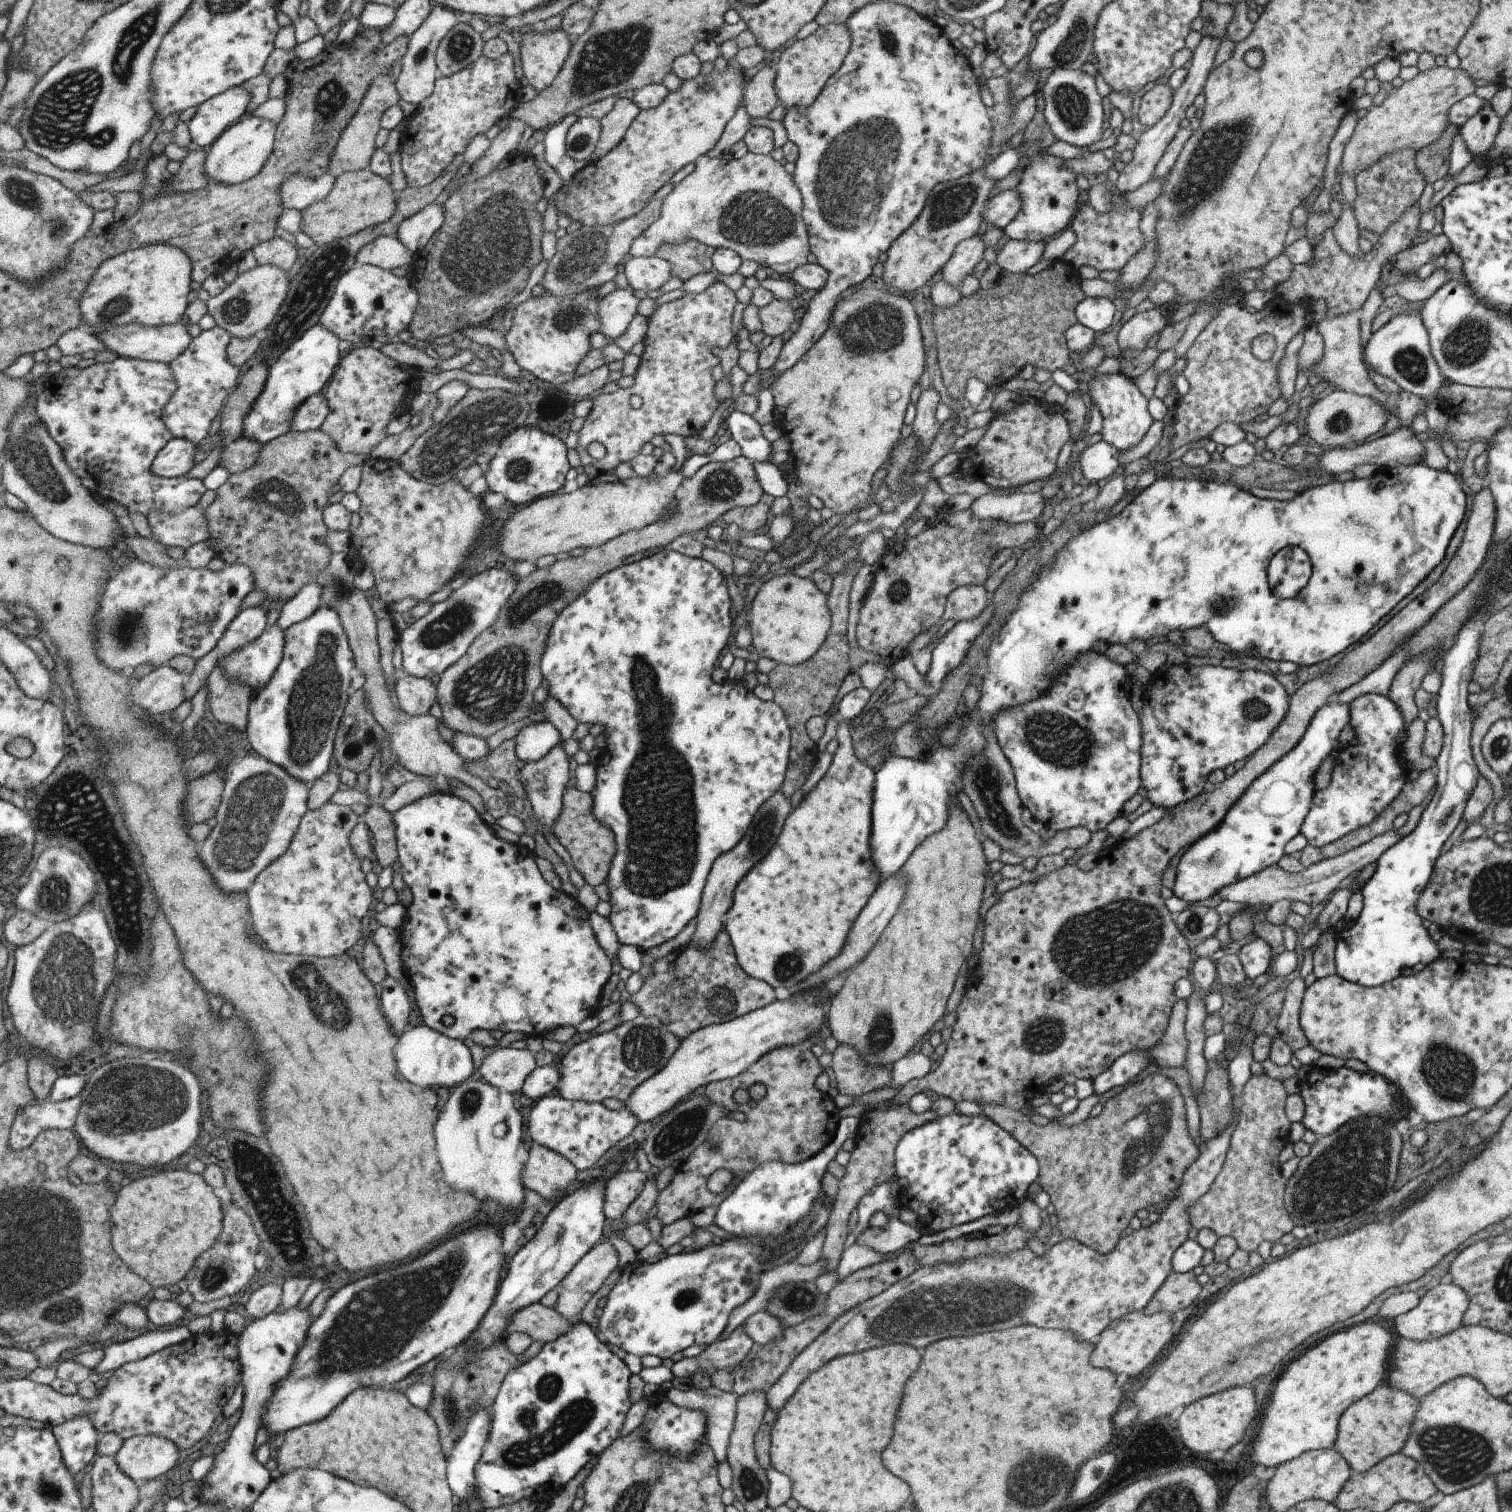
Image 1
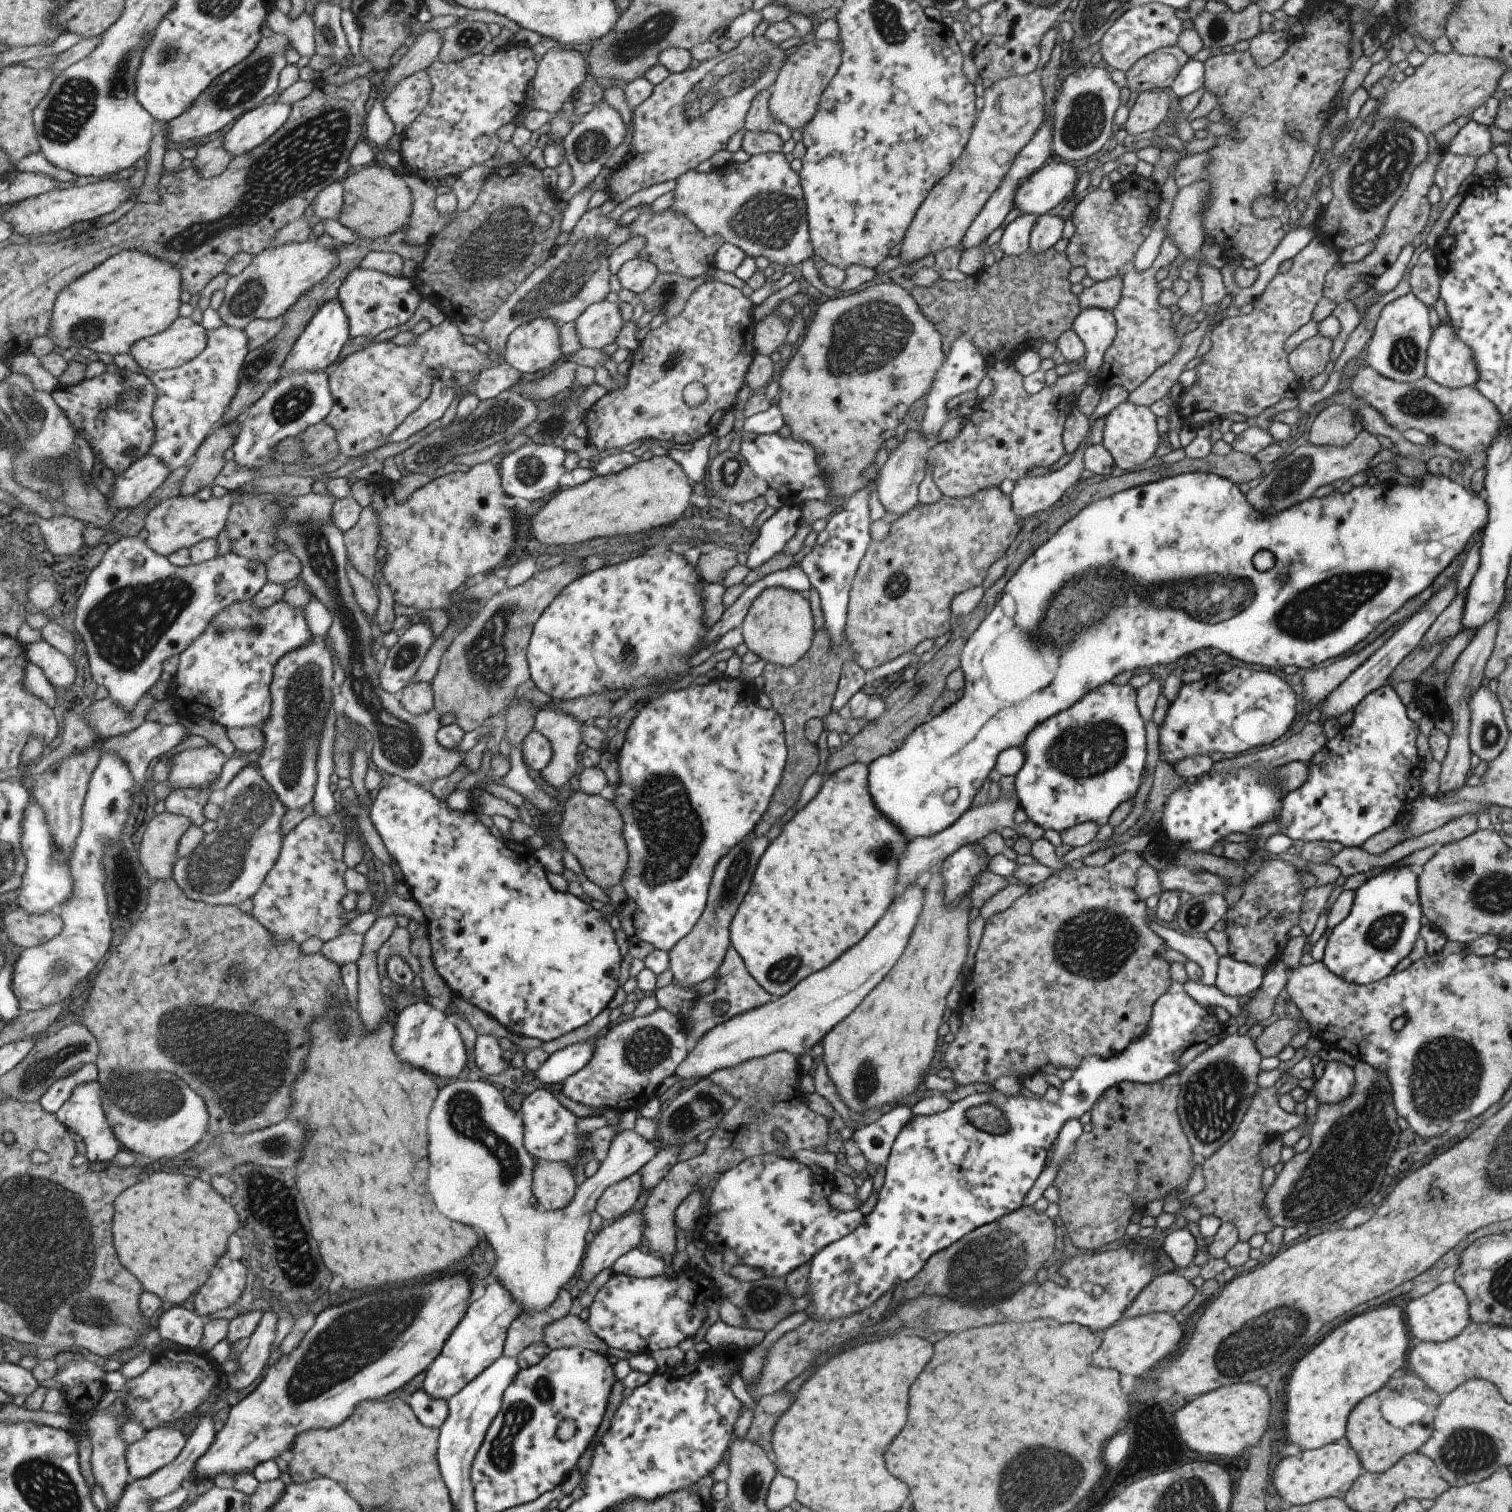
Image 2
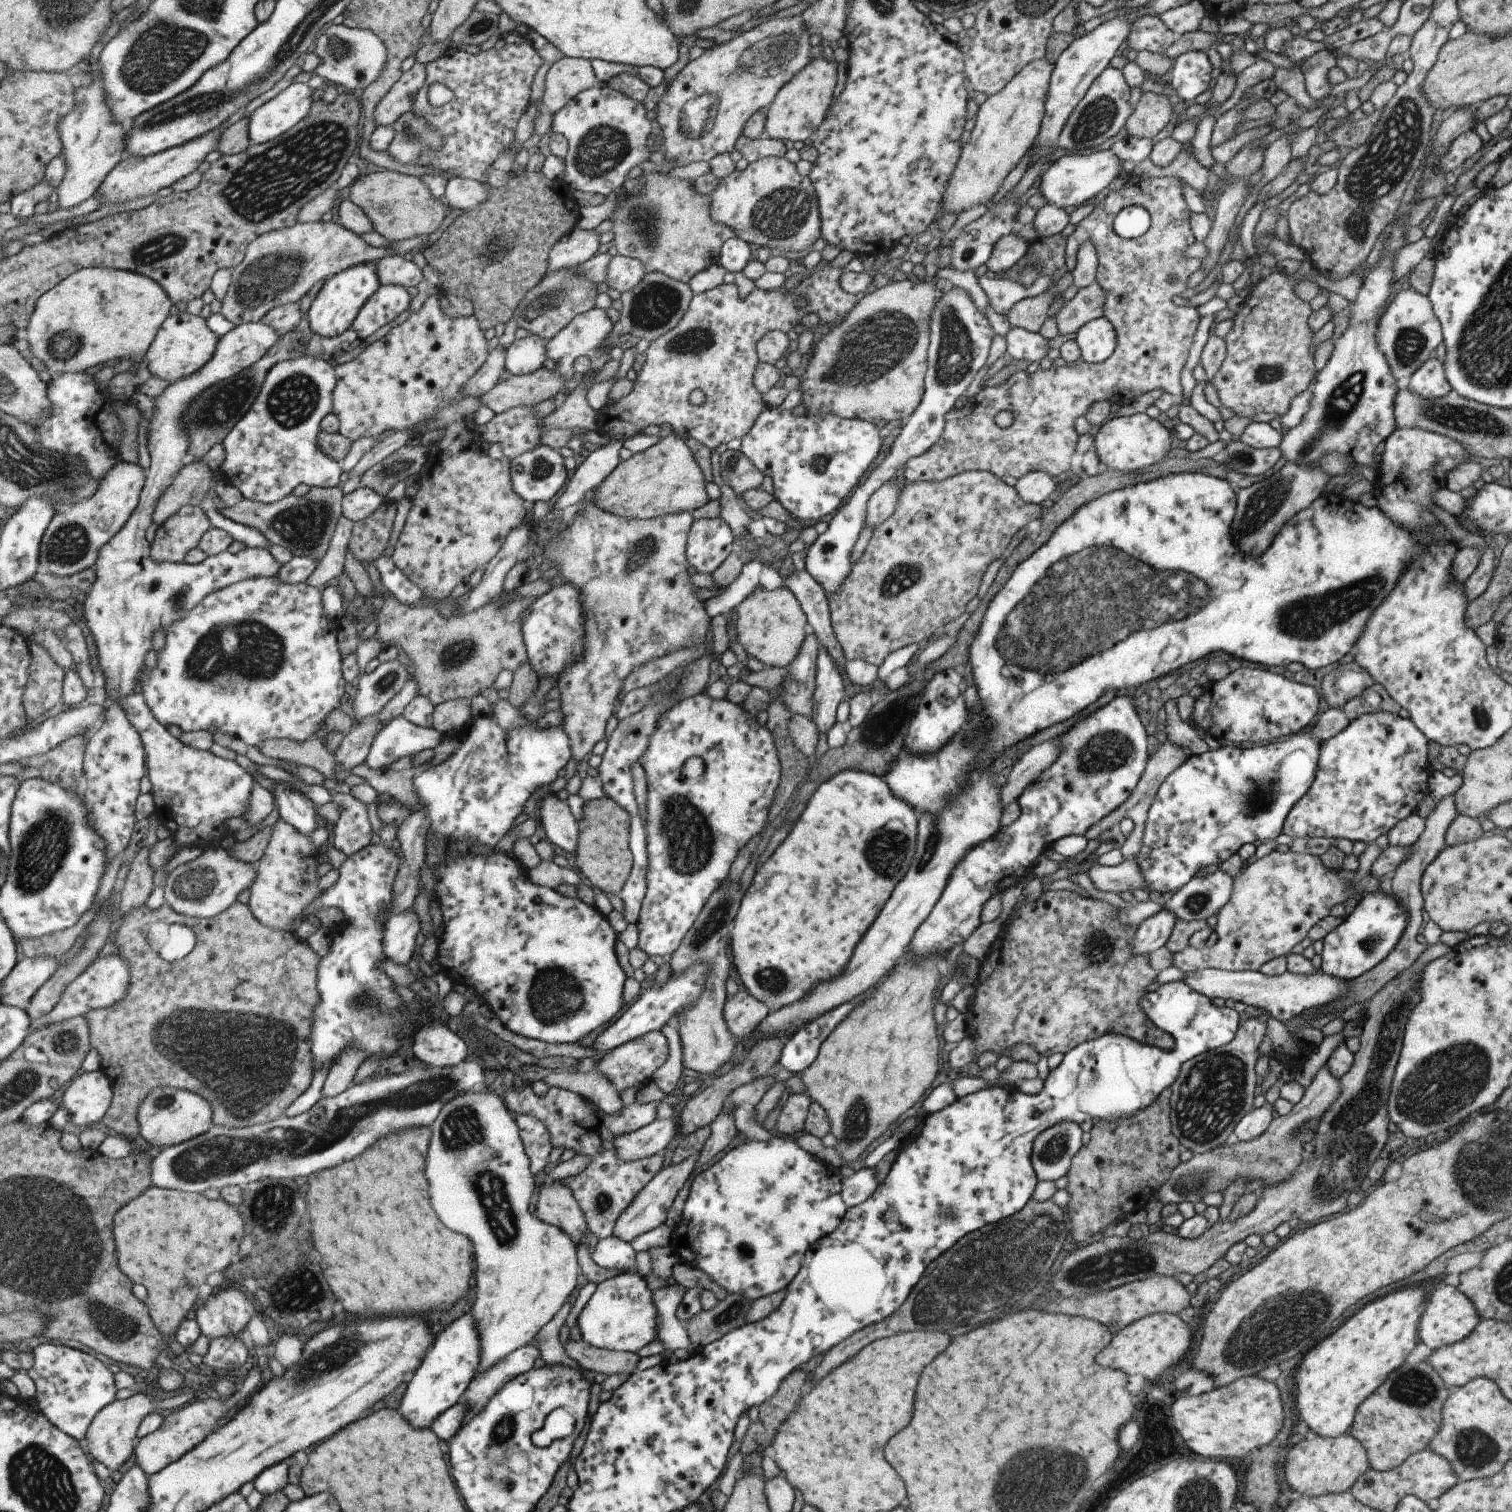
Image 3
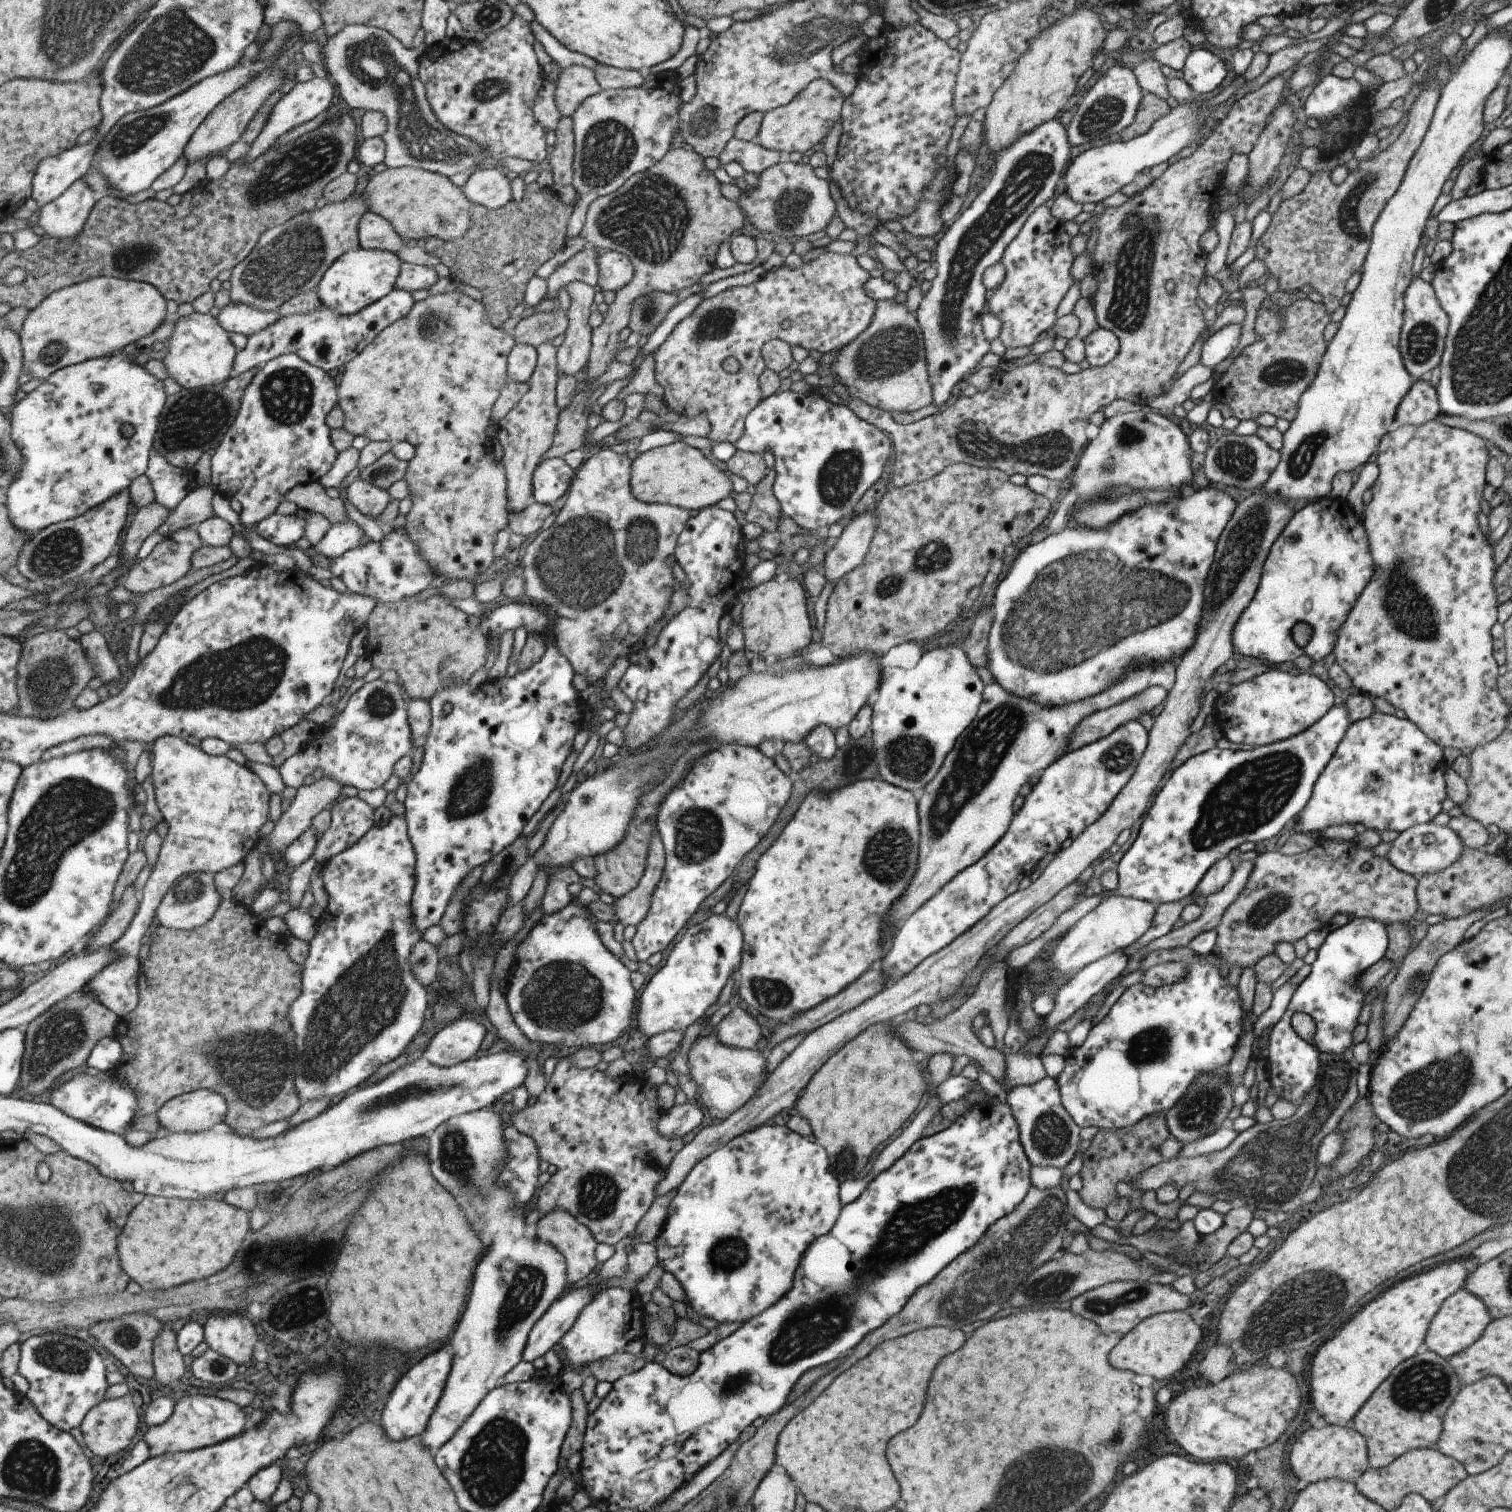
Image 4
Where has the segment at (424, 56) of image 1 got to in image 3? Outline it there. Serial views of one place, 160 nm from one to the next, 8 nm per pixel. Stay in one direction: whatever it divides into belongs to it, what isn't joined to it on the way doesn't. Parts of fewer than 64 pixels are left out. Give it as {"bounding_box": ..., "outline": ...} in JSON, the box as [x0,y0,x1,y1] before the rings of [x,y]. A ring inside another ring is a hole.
{"bounding_box":[376,63,427,125],"outline":[[[414,63],[405,71],[396,86],[377,105],[376,121],[379,125],[394,125],[405,113],[414,110],[414,102],[427,83],[426,65]]]}

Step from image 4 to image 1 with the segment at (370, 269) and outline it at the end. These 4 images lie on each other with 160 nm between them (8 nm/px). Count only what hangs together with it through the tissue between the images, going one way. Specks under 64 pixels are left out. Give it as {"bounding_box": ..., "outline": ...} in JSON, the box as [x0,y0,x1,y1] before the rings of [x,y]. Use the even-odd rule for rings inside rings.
{"bounding_box":[243,324,343,442],"outline":[[[325,324],[313,326],[302,338],[295,341],[275,364],[270,366],[270,374],[265,390],[253,410],[245,418],[243,435],[257,442],[271,442],[279,436],[290,433],[293,428],[293,418],[297,415],[297,408],[311,396],[319,394],[328,386],[336,369],[340,367],[343,358],[343,342],[331,328]]]}

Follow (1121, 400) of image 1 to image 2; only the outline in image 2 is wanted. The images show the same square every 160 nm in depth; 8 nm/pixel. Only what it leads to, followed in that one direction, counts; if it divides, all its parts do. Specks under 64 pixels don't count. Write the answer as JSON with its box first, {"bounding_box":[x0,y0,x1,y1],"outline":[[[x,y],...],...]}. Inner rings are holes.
{"bounding_box":[1101,401,1159,472],"outline":[[[1131,401],[1120,402],[1104,416],[1101,445],[1113,457],[1117,471],[1130,472],[1141,466],[1159,444],[1159,435],[1155,430],[1155,415],[1149,407],[1133,404]]]}

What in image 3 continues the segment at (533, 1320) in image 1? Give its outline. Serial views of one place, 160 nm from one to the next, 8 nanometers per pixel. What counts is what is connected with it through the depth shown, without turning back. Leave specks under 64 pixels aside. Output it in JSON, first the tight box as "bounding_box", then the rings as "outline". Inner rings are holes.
{"bounding_box":[563,1339,639,1376],"outline":[[[569,1339],[563,1348],[567,1356],[581,1369],[593,1373],[605,1373],[607,1376],[613,1373],[631,1374],[636,1370],[636,1362],[639,1360],[637,1353],[597,1349],[583,1342],[583,1339]]]}

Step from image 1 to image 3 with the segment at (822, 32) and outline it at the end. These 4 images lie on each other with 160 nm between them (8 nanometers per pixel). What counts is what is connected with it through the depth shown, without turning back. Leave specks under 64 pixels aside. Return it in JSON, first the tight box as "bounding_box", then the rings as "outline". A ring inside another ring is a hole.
{"bounding_box":[764,56,836,142],"outline":[[[822,56],[813,57],[800,71],[794,72],[765,109],[764,136],[791,142],[807,140],[822,123],[835,86],[836,65]]]}

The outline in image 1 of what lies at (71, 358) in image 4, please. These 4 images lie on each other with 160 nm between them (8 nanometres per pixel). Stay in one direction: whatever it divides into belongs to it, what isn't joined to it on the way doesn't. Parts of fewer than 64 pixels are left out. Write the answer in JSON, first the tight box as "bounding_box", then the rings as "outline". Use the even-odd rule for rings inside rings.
{"bounding_box":[81,243,192,334],"outline":[[[170,243],[143,246],[107,260],[81,300],[81,322],[91,334],[129,324],[159,328],[180,323],[188,311],[192,258]]]}

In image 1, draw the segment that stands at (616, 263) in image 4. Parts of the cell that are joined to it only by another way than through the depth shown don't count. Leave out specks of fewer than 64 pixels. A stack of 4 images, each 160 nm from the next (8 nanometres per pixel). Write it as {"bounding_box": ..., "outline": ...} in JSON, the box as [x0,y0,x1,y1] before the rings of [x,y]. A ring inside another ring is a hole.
{"bounding_box":[622,255,670,290],"outline":[[[655,255],[633,257],[622,272],[633,290],[657,290],[670,277],[670,262]]]}

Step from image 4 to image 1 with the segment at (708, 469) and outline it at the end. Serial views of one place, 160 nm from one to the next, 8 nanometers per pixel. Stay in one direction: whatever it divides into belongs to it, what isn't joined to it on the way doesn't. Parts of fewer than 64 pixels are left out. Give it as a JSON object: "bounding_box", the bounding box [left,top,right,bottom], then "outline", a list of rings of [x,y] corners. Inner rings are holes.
{"bounding_box":[498,435,698,562],"outline":[[[696,435],[683,437],[684,460],[680,462],[675,470],[670,470],[662,477],[655,479],[651,472],[647,477],[638,477],[634,474],[632,477],[622,481],[615,480],[612,482],[609,478],[606,482],[599,483],[598,485],[585,484],[577,487],[573,492],[564,494],[553,493],[551,496],[544,496],[539,500],[534,500],[531,504],[516,512],[517,534],[513,532],[515,530],[513,528],[513,516],[515,516],[515,513],[511,514],[509,518],[505,518],[504,525],[498,536],[498,552],[515,561],[534,562],[537,558],[547,556],[547,554],[555,556],[555,554],[567,554],[567,552],[571,552],[575,548],[588,549],[589,547],[598,547],[624,532],[636,531],[648,524],[655,523],[660,516],[666,514],[667,509],[671,508],[671,504],[675,500],[673,492],[677,490],[677,486],[680,485],[683,478],[680,471],[681,464],[693,455],[689,451],[694,448],[697,440],[698,437]]]}

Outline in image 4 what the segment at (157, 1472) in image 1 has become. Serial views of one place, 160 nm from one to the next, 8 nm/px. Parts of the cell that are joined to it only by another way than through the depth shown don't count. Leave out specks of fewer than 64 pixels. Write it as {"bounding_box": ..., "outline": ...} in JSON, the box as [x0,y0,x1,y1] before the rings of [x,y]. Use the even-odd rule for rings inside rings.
{"bounding_box":[143,1395,249,1457],"outline":[[[186,1395],[176,1402],[174,1415],[162,1425],[148,1427],[143,1438],[149,1445],[151,1456],[156,1457],[223,1443],[249,1430],[249,1426],[245,1412],[235,1401],[224,1400],[219,1396]]]}

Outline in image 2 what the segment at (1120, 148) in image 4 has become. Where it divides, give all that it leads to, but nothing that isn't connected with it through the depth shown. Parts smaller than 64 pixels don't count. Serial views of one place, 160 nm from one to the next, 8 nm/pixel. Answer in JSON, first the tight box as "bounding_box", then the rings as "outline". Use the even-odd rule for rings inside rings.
{"bounding_box":[1011,162,1075,215],"outline":[[[1064,162],[1043,165],[1025,177],[1014,190],[1011,209],[1021,215],[1044,215],[1061,202],[1067,192],[1072,190],[1073,194],[1075,183],[1075,168]]]}

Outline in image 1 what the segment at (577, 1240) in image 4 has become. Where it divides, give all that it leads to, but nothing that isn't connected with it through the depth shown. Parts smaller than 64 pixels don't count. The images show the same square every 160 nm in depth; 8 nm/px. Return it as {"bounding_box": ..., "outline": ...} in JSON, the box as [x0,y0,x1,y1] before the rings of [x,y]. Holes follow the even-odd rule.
{"bounding_box":[524,1143,575,1199],"outline":[[[533,1143],[529,1148],[529,1163],[524,1169],[524,1182],[527,1188],[537,1195],[549,1199],[549,1196],[567,1188],[575,1178],[575,1168],[559,1153]]]}

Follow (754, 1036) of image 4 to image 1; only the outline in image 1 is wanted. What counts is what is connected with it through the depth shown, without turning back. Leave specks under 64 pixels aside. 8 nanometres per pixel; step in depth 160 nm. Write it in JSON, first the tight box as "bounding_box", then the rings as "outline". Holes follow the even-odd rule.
{"bounding_box":[627,928,776,1042],"outline":[[[723,928],[716,933],[708,949],[682,945],[663,956],[663,958],[656,959],[650,965],[650,970],[651,974],[644,978],[639,991],[631,994],[627,1002],[637,1008],[640,1016],[653,1017],[658,1022],[661,1022],[667,1028],[667,1031],[672,1036],[675,1036],[679,1042],[698,1029],[734,1020],[765,1007],[776,1000],[774,989],[769,984],[749,977],[738,966],[732,943],[729,941],[727,932]]]}

